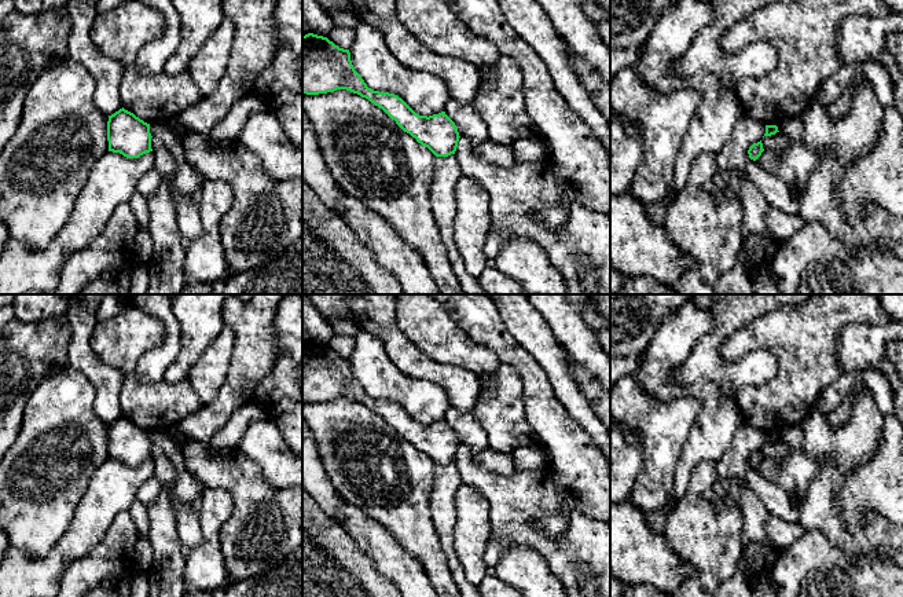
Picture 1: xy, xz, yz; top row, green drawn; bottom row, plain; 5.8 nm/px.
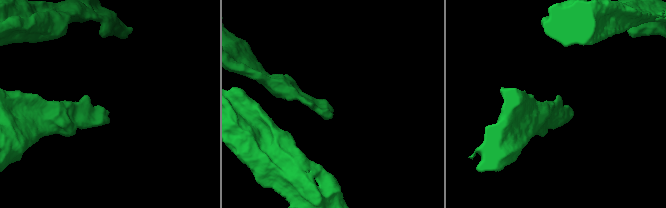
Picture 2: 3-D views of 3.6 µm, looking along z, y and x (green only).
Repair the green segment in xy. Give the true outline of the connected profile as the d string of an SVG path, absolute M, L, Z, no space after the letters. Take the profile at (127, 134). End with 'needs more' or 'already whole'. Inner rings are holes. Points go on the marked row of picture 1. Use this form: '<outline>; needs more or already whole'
M124 107L109 116L109 151L120 153L126 158L139 158L153 151L151 138L150 124Z; already whole

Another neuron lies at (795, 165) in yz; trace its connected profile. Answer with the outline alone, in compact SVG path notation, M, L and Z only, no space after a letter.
M803 116L786 118L778 128L789 139L789 149L785 153L763 151L756 161L766 172L783 180L793 195L803 195L812 171L822 158L833 157L833 151L810 150L803 143Z

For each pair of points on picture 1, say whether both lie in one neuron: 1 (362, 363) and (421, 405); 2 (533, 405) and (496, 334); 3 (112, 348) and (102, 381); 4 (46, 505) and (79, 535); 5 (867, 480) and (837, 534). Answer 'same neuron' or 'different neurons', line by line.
1: same neuron
2: same neuron
3: different neurons
4: different neurons
5: different neurons

